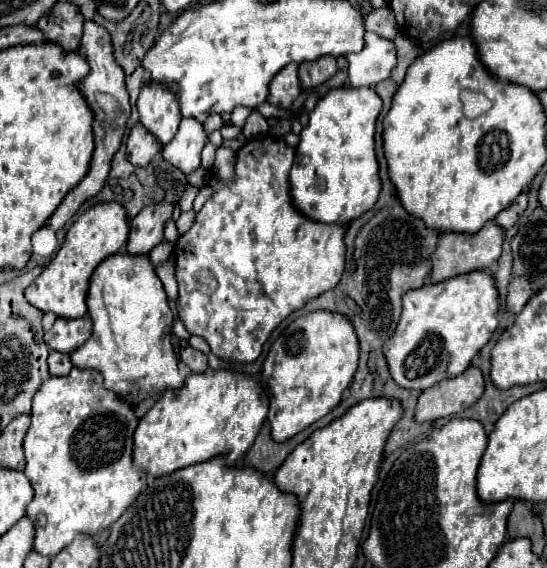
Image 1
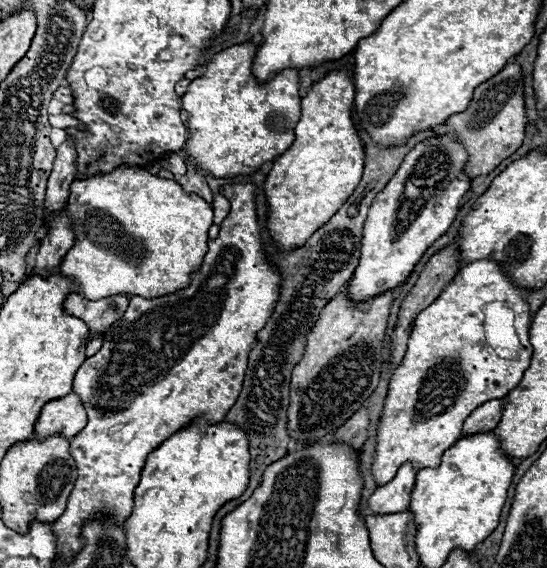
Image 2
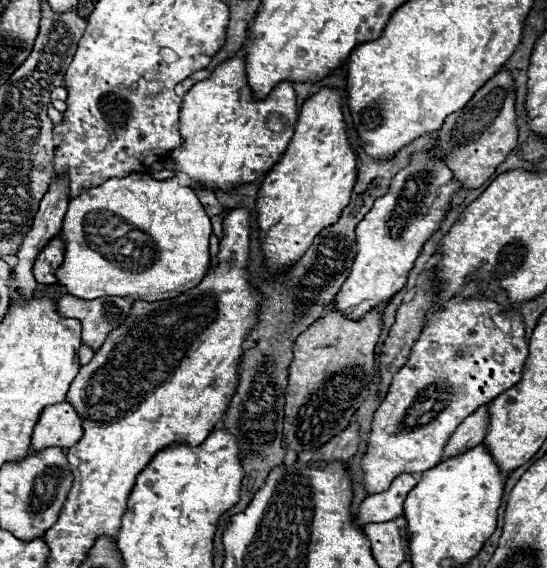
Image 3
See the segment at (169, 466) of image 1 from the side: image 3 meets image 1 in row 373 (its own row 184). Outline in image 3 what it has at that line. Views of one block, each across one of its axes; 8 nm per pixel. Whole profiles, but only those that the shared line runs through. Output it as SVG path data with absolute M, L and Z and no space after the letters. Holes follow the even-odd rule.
M244 56L224 60L182 98L182 144L170 152L170 158L176 164L176 172L188 174L192 184L228 190L238 184L254 182L278 162L294 136L294 124L298 120L294 84L280 82L264 100L258 100L248 86L244 64Z

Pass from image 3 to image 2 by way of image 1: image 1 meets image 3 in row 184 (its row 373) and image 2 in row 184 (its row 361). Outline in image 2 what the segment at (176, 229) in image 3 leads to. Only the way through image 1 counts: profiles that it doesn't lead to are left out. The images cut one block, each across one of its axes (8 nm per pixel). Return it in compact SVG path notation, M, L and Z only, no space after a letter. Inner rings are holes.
M128 164L86 180L74 180L68 196L68 214L74 222L76 240L64 256L60 272L72 276L76 280L74 292L88 300L116 294L158 298L184 288L190 272L200 268L200 260L208 248L208 228L212 226L212 206L198 194L186 194L174 180L158 178L142 166Z

